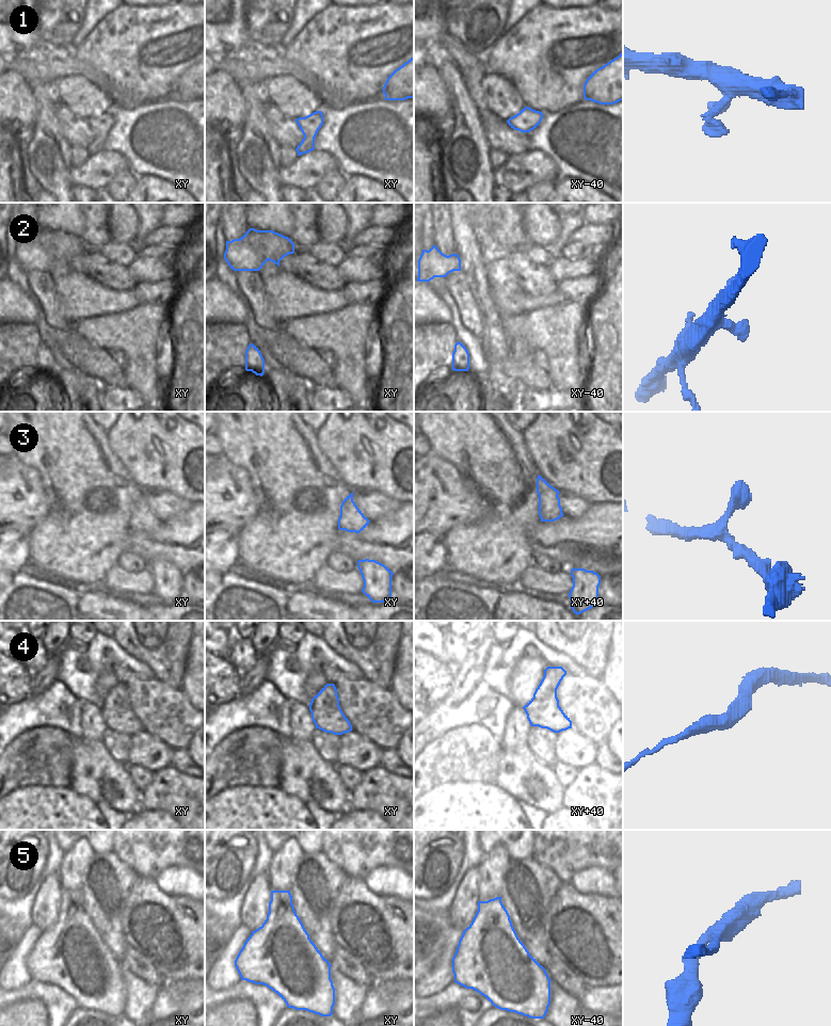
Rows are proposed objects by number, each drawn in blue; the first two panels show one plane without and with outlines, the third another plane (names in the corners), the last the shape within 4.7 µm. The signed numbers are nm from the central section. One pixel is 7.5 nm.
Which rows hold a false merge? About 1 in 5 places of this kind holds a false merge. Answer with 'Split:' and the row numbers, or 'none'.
Split: none

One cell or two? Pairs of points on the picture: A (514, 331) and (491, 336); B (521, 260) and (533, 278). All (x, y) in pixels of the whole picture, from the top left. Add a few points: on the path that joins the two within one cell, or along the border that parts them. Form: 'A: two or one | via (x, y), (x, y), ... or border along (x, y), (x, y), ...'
A: two | border along (500, 318), (500, 326), (507, 335)
B: one | via (521, 265), (529, 274)

